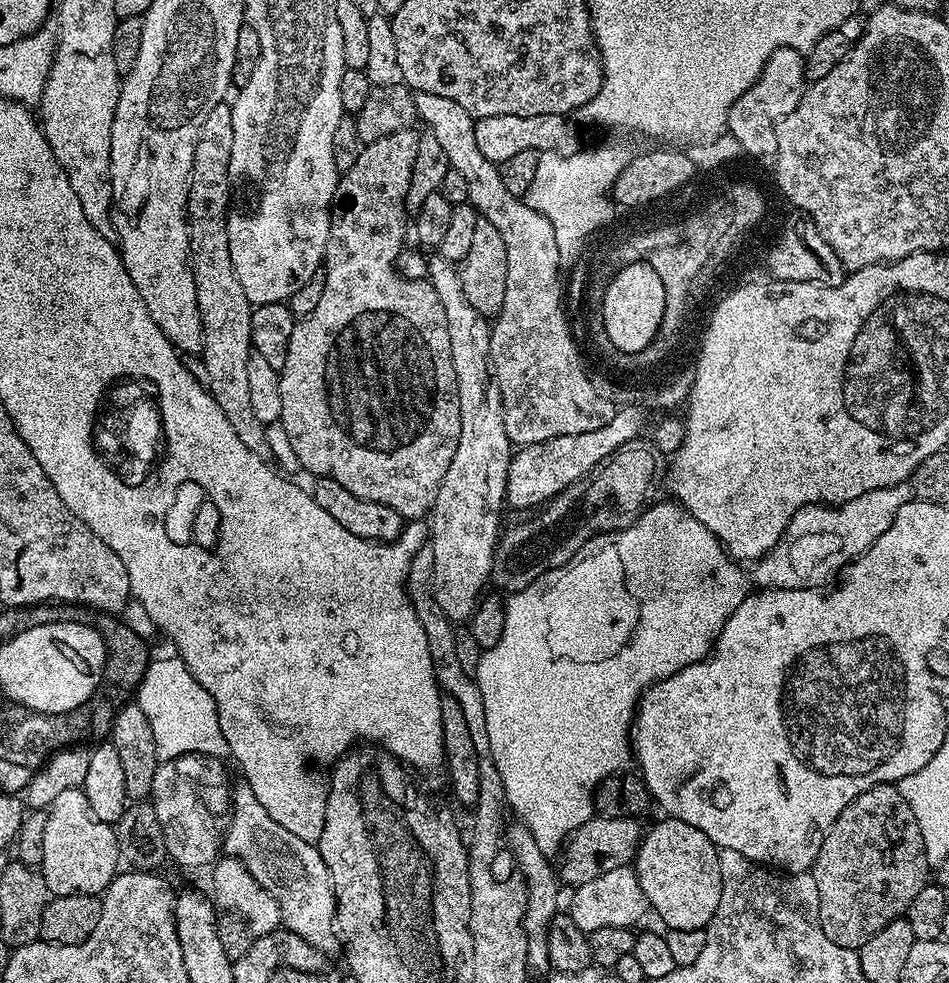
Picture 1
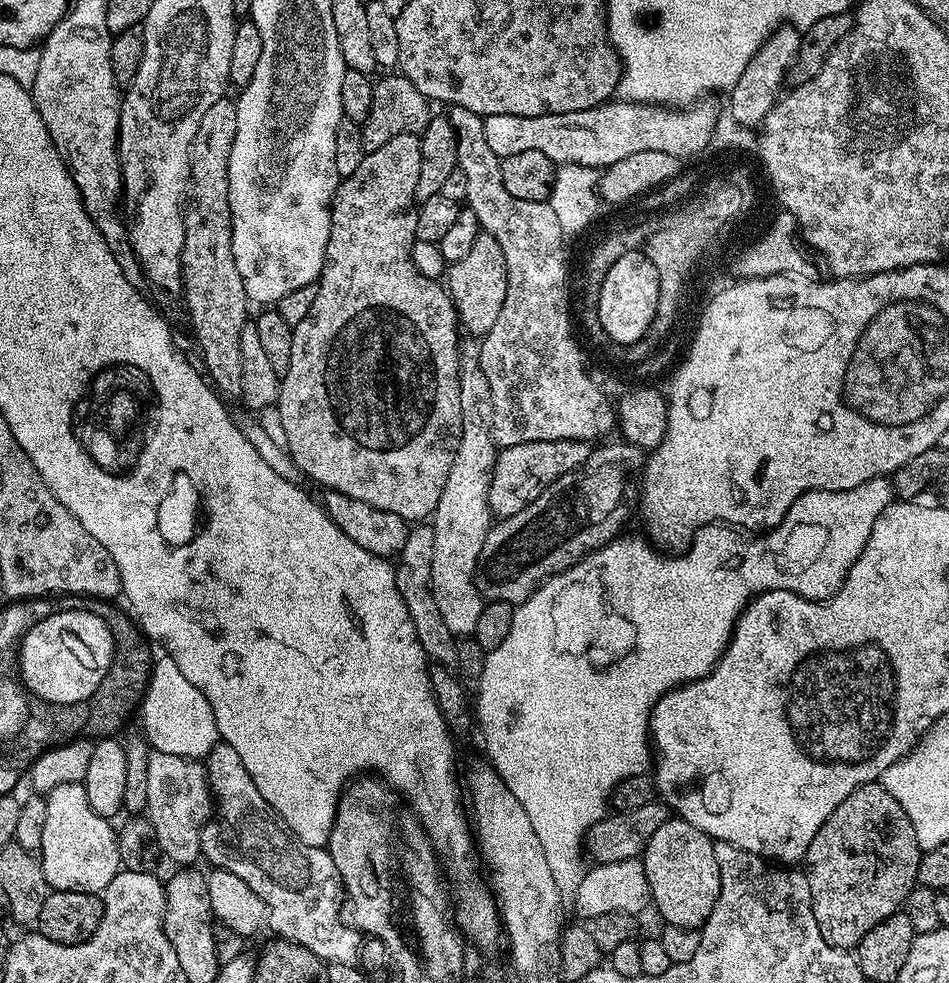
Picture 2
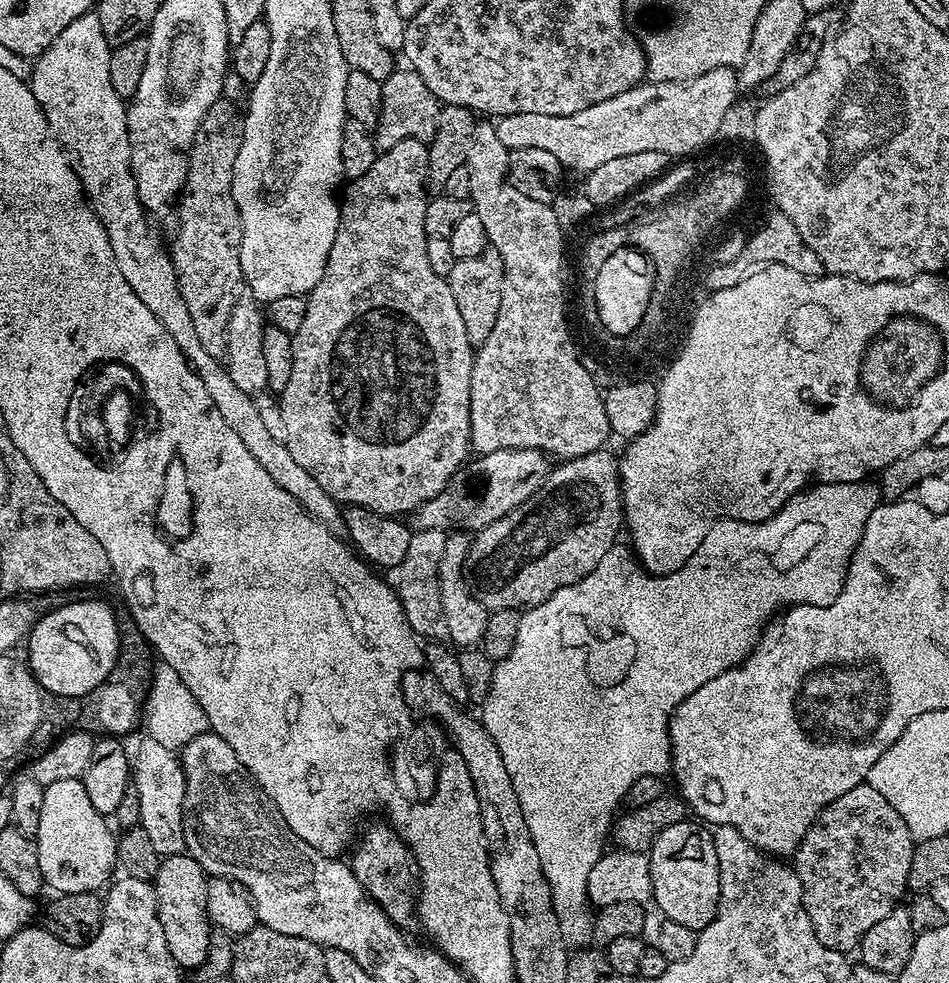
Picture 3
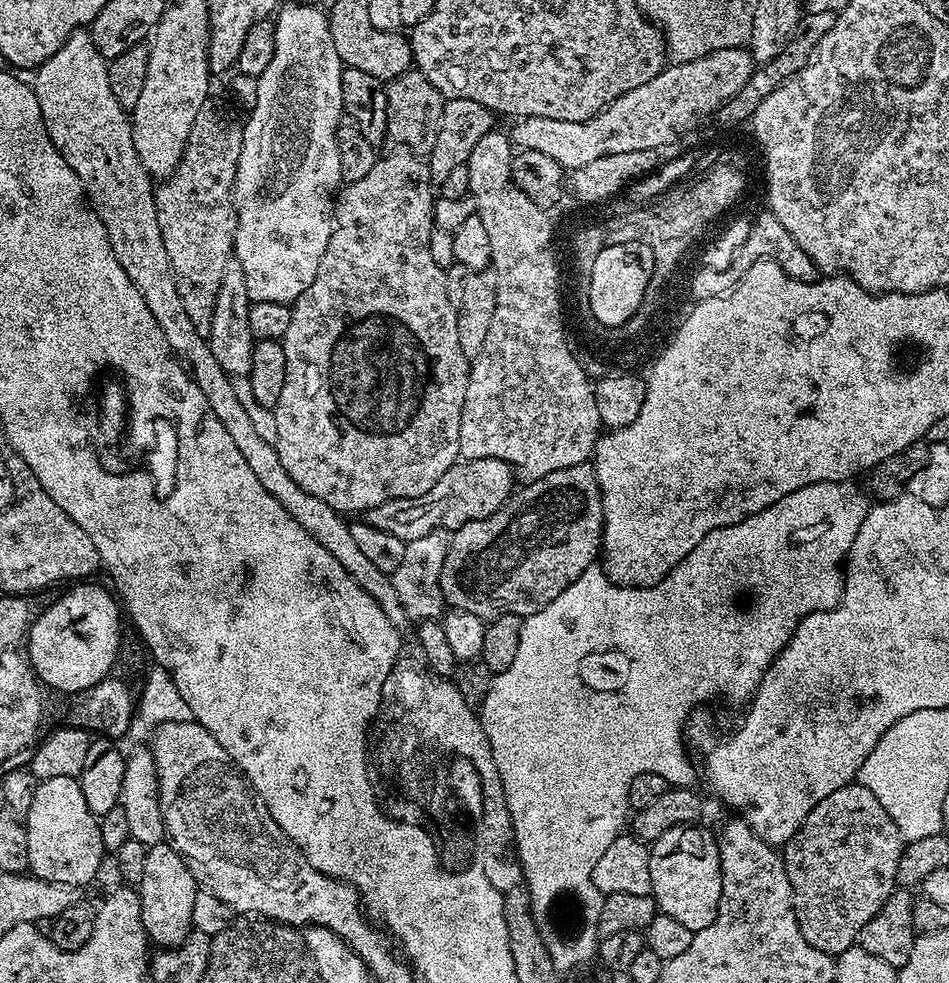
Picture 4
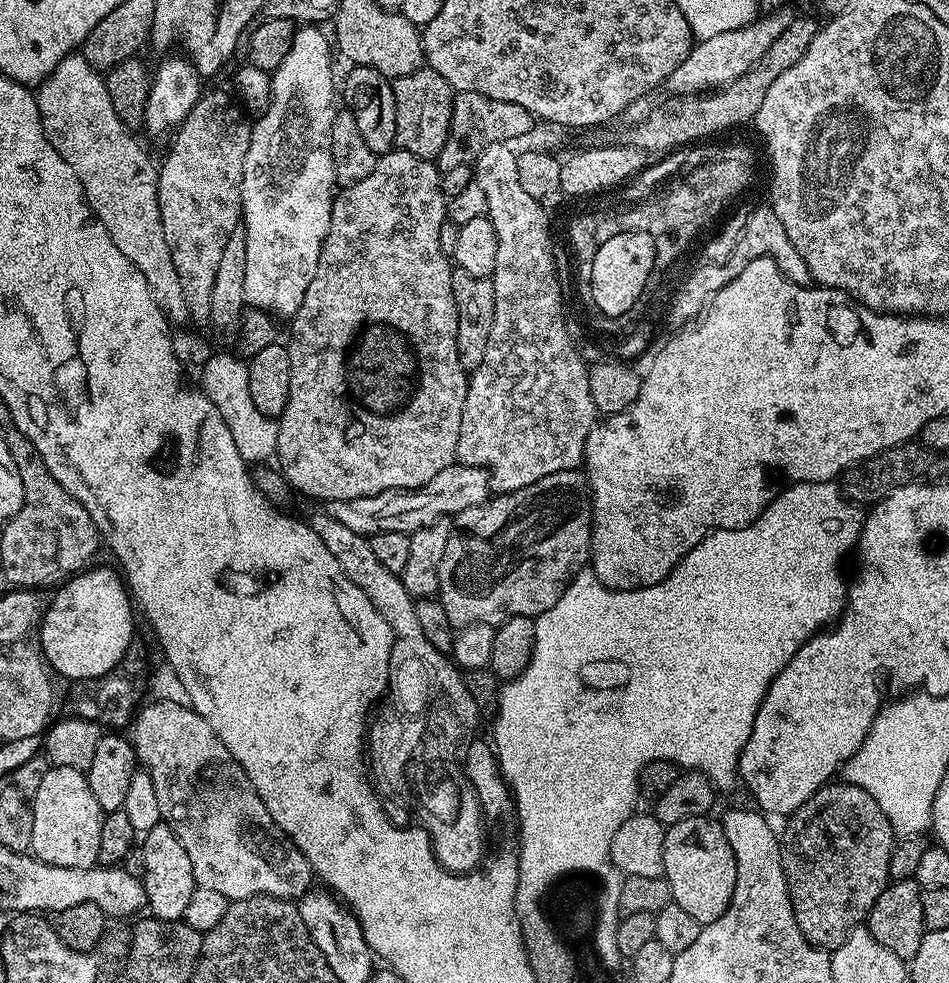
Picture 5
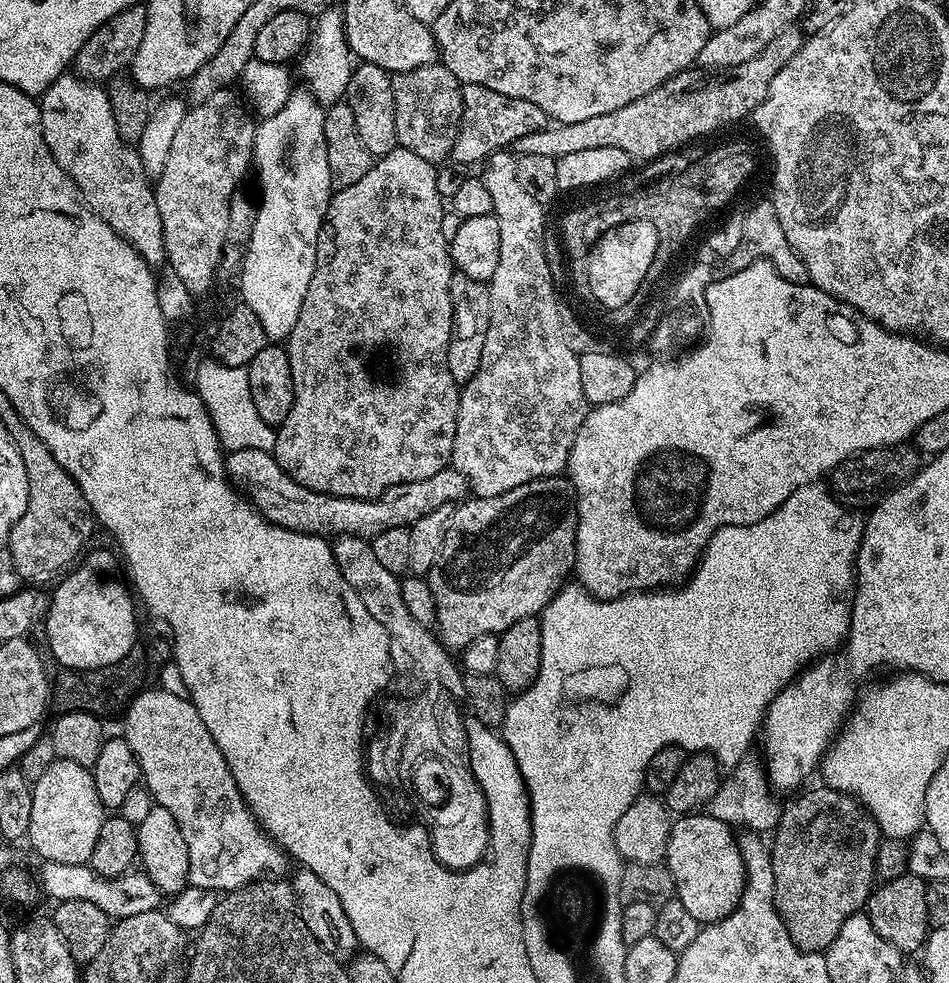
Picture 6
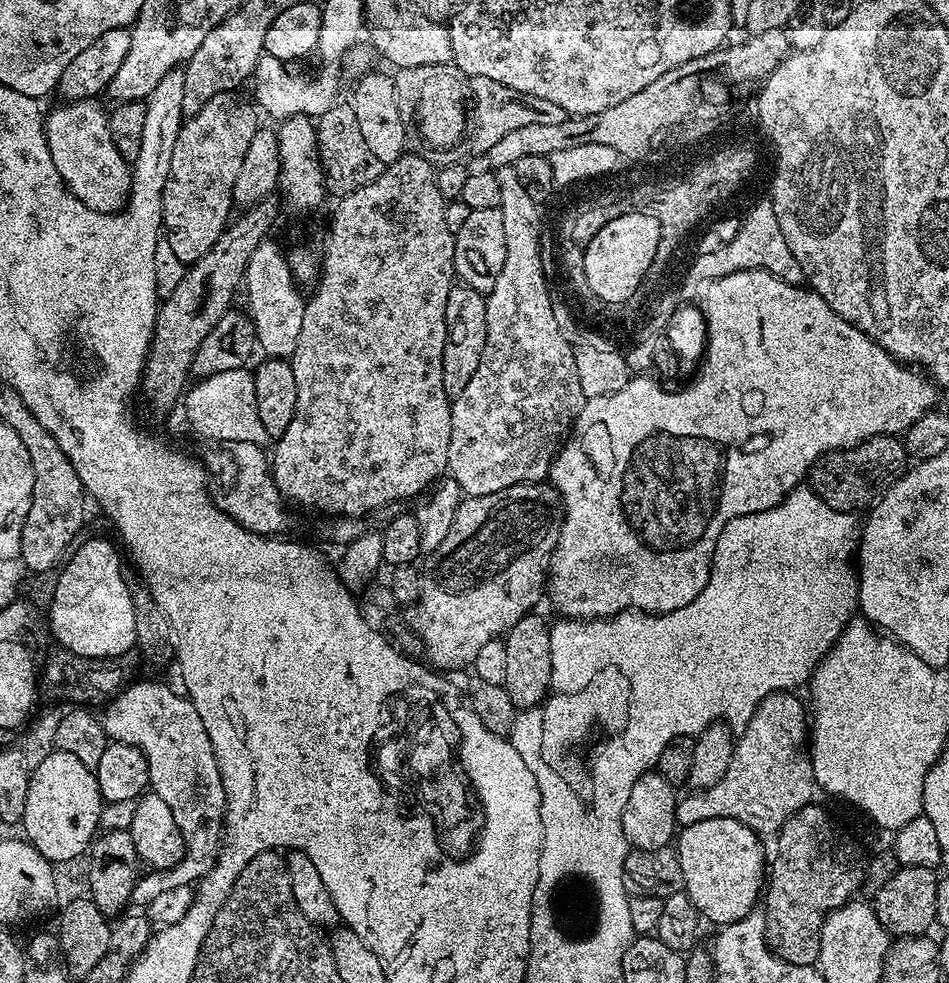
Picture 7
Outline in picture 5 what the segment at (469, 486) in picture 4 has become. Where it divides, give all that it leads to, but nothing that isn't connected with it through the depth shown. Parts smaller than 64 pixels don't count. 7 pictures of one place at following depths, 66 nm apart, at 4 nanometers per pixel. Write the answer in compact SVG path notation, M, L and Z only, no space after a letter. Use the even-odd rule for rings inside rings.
M457 462L446 466L446 470L438 470L438 474L434 474L434 478L430 478L430 482L426 482L426 486L421 488L395 488L382 494L370 494L366 498L327 501L326 515L342 522L342 526L350 526L354 534L369 538L383 532L411 534L434 522L454 518L459 512L487 503L493 492L485 468L475 468Z

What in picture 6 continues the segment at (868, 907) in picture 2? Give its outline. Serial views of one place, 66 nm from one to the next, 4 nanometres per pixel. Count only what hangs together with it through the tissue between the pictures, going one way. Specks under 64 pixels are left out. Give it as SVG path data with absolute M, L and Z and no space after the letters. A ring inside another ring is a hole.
M827 786L813 792L801 791L792 805L785 807L770 840L776 908L790 938L804 952L823 953L842 930L846 918L857 915L867 905L872 889L877 883L876 855L882 833L868 809L853 796Z

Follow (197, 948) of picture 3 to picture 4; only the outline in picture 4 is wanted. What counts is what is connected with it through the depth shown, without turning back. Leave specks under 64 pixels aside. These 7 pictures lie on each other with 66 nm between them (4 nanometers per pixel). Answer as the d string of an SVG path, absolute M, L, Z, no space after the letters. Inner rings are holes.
M157 842L148 849L145 870L138 877L147 923L151 933L168 944L179 945L187 940L194 928L192 915L198 897L193 865L168 842ZM193 872L193 873L192 873ZM140 883L140 884L139 884Z

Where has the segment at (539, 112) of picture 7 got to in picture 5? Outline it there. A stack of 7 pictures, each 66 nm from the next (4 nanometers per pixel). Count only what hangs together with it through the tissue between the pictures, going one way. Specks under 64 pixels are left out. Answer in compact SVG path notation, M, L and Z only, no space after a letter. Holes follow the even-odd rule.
M457 92L452 101L452 117L446 142L438 157L441 173L451 170L453 166L472 164L491 144L507 144L517 142L534 125L534 118L526 106L518 106L514 102L498 102L498 98L490 98L486 94L473 92Z

